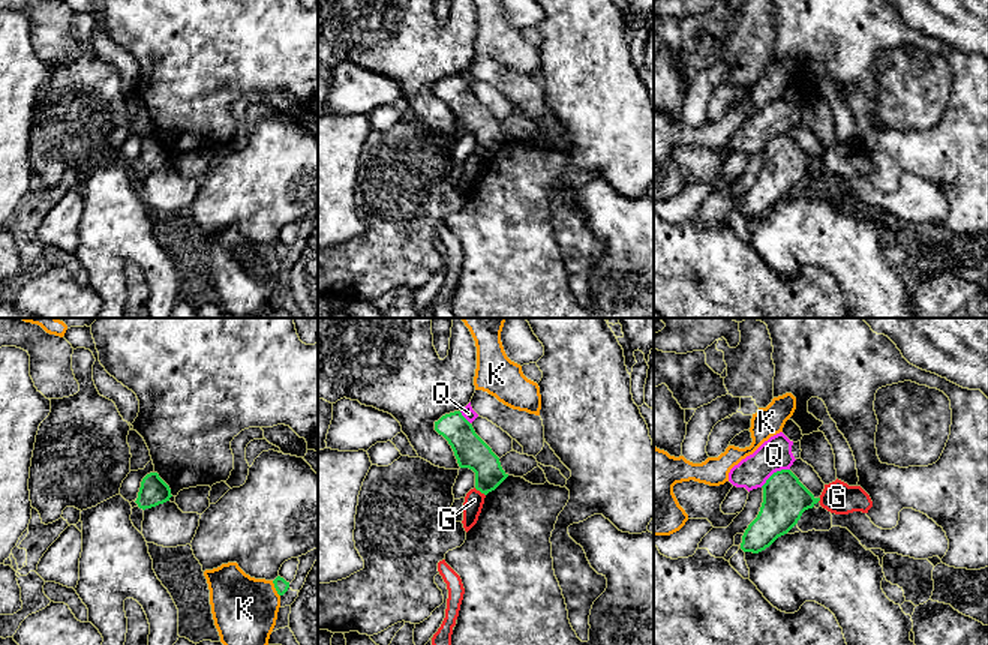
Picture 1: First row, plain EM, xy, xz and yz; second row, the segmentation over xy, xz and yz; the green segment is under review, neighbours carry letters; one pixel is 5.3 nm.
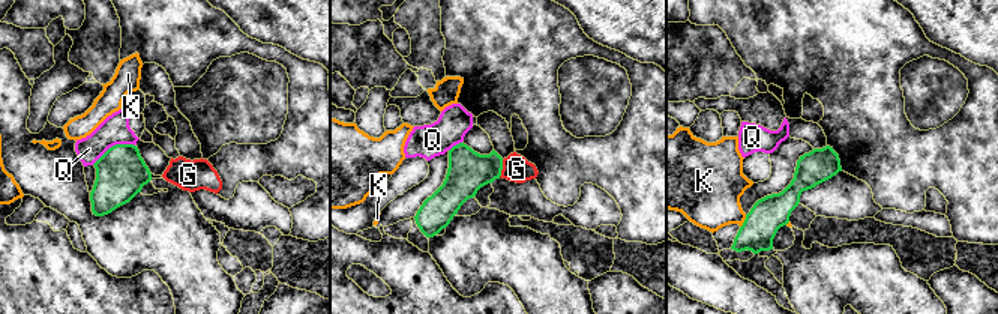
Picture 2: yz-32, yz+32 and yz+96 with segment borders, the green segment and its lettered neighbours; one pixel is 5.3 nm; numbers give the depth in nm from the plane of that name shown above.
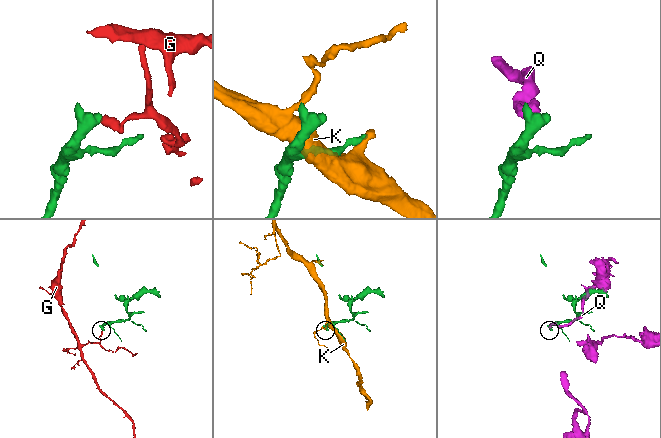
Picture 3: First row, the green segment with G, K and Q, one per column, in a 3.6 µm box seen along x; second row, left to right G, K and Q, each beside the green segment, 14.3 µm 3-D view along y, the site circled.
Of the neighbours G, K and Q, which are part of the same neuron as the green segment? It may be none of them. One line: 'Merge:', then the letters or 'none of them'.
Merge: none of them

